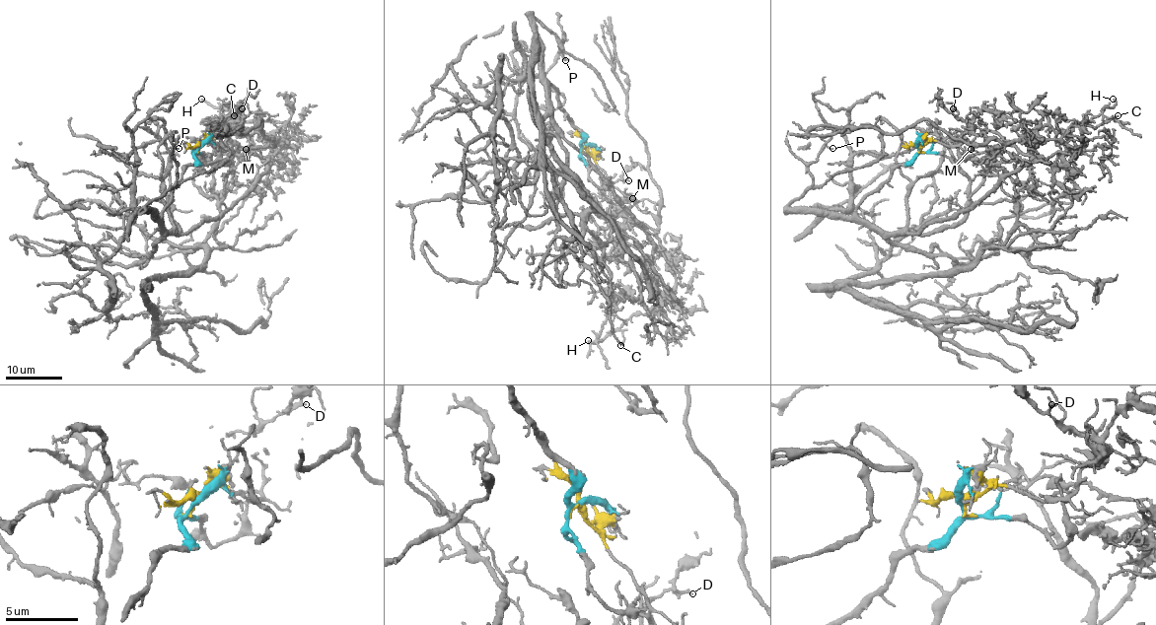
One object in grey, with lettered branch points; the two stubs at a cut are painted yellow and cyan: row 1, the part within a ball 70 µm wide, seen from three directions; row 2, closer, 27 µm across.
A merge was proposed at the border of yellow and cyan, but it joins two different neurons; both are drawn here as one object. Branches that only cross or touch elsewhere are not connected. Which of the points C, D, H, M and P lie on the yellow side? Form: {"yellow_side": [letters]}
{"yellow_side": ["C", "D", "H", "M"]}

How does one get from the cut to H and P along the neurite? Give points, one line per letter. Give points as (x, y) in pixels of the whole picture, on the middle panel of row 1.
H: (584, 147), (613, 190), (654, 217), (660, 252), (676, 279), (670, 303), (588, 341)
P: (584, 147), (583, 134), (543, 74), (541, 44), (532, 18), (561, 40), (563, 35), (559, 50), (564, 60)

